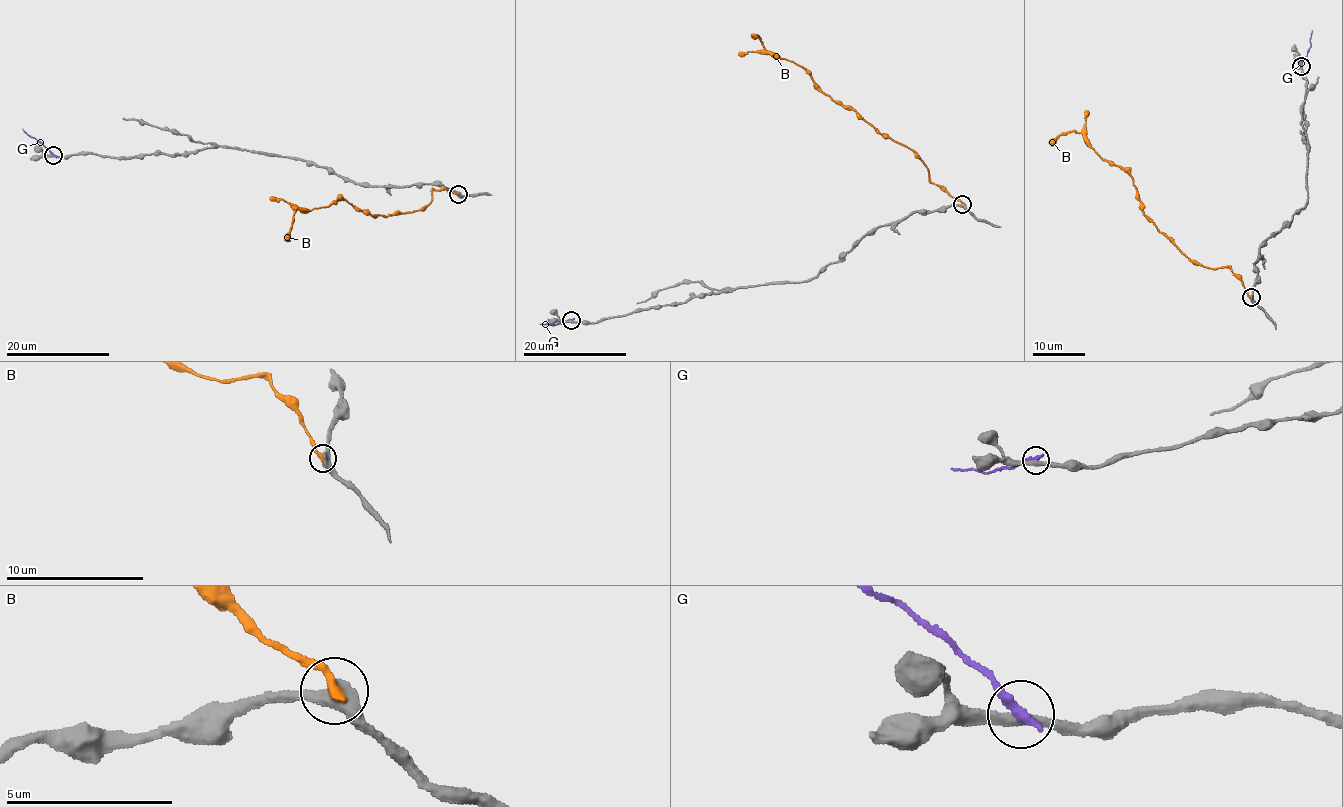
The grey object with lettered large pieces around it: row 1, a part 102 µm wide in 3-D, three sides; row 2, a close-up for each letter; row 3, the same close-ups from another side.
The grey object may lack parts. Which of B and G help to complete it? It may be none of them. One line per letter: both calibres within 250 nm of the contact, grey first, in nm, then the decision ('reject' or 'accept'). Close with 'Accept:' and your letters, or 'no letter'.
B: 440/280 nm | accept
G: 300/360 nm | reject
Accept: B

